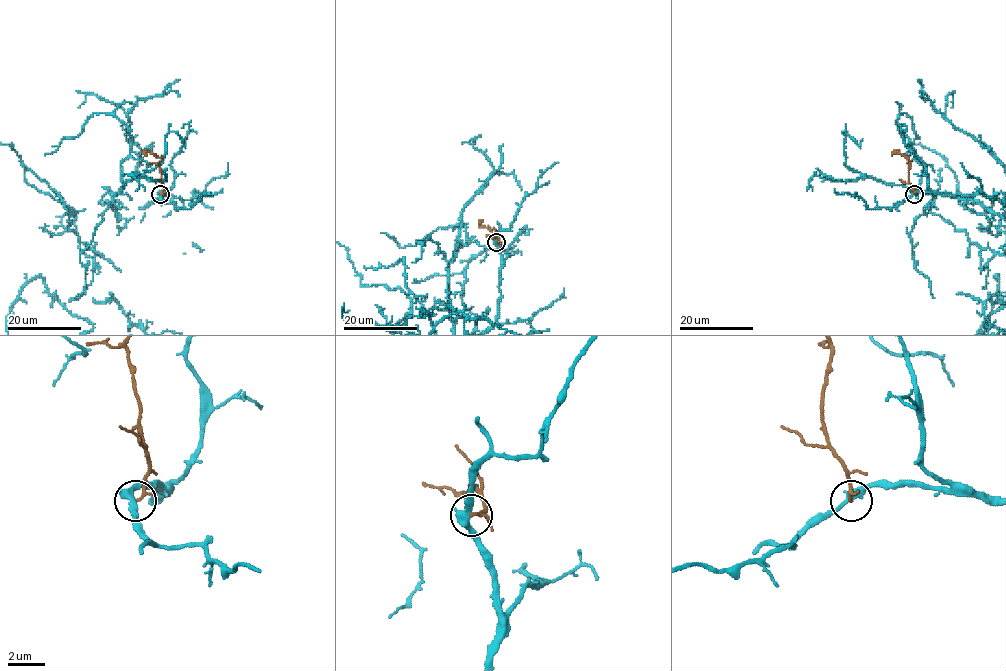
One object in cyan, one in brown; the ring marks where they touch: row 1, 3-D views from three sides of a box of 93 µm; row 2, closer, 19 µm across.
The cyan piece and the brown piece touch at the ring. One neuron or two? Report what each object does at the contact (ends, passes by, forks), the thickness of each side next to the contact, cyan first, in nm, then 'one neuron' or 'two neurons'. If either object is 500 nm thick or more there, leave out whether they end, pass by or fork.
cyan passes by; brown passes by; 400 nm thick on the cyan side, 130 nm on the other; two neurons

